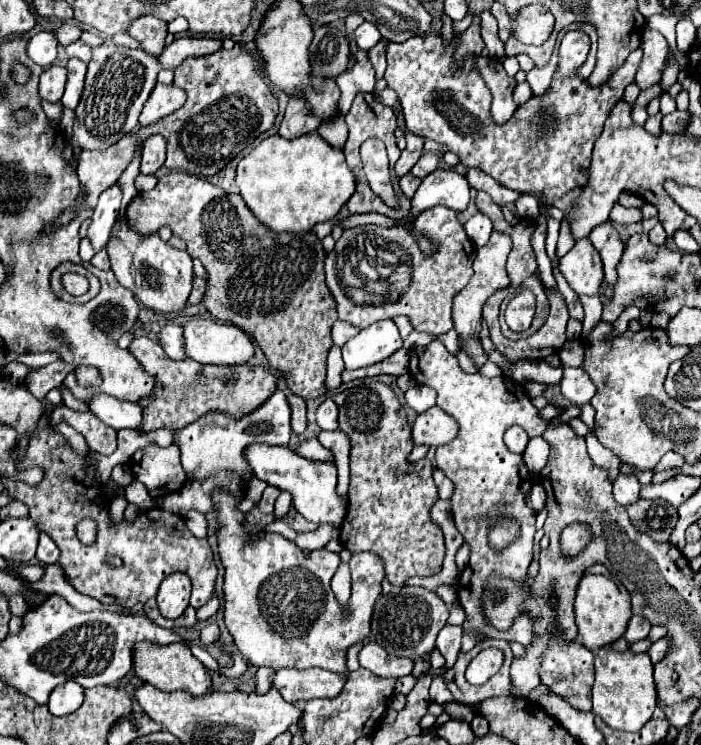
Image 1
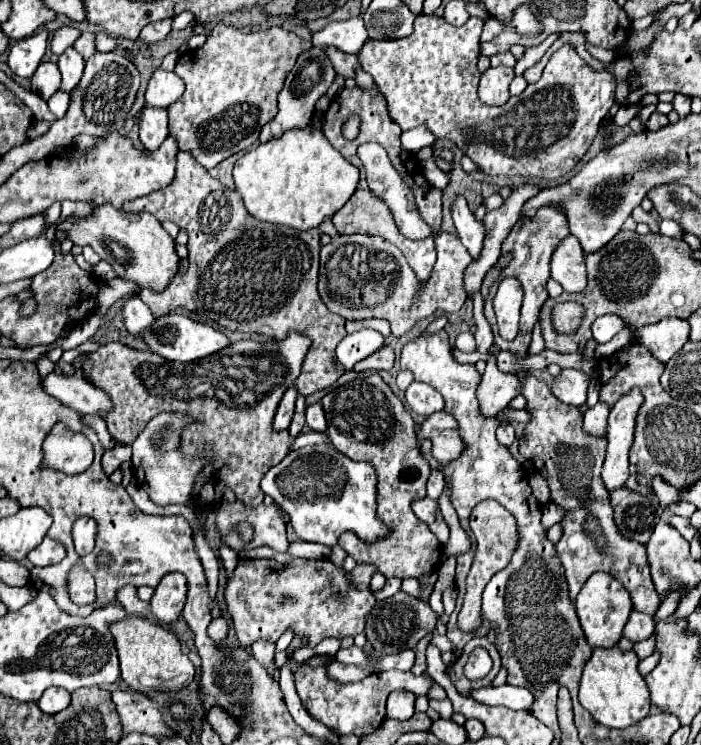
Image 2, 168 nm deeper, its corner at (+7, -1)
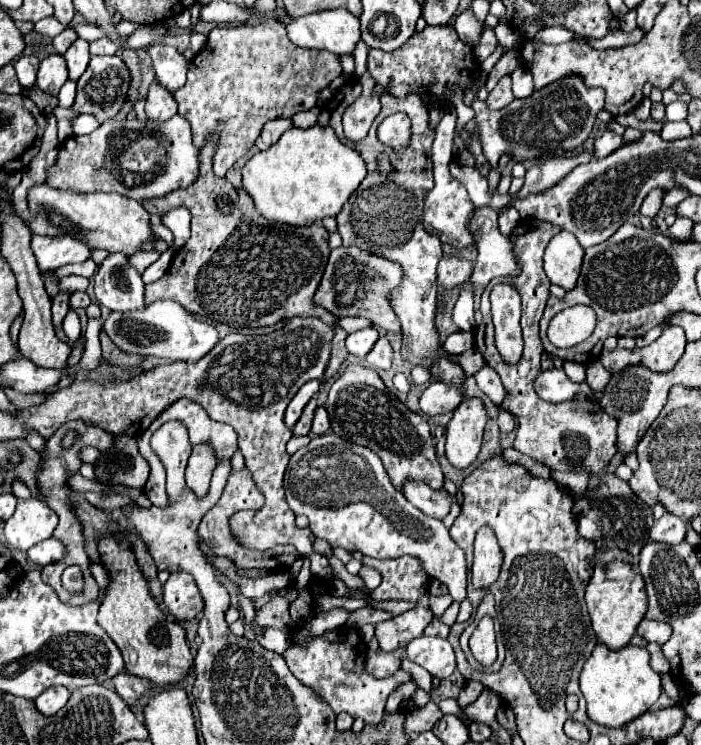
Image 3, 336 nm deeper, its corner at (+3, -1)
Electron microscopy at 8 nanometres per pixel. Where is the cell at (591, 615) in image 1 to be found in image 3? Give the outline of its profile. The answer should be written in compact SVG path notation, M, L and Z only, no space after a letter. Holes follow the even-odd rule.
M615 561L607 565L597 565L585 589L585 603L587 603L593 631L599 643L611 649L621 649L635 635L635 627L639 625L647 609L647 595L645 595L643 579L629 563Z

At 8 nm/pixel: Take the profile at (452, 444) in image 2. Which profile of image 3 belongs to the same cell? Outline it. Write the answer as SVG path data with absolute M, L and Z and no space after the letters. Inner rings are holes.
M479 397L461 401L453 411L453 417L445 425L445 455L453 467L465 469L475 461L487 419L487 409Z

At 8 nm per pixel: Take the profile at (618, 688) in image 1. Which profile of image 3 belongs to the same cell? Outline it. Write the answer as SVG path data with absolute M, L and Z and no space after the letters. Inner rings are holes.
M597 645L583 665L579 685L587 701L589 719L605 727L623 727L623 723L647 713L661 695L659 673L651 669L649 653L633 645L625 645L617 651L611 651L607 645Z

